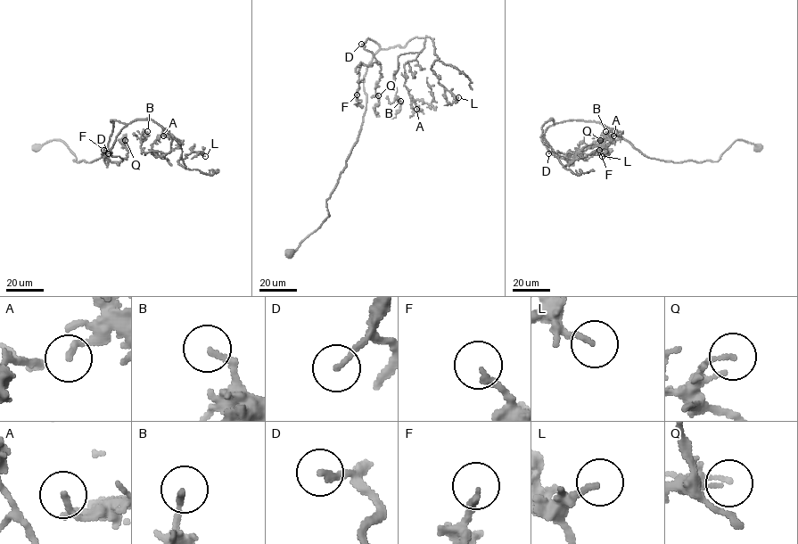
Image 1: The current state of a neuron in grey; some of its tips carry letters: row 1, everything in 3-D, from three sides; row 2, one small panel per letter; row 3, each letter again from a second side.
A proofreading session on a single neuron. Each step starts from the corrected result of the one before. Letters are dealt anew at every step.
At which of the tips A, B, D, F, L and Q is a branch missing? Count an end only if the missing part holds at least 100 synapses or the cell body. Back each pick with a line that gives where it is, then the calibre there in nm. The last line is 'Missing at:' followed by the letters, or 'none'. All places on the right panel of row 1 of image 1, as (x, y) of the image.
D: at (548, 153); 190 nm thick
Missing at: D

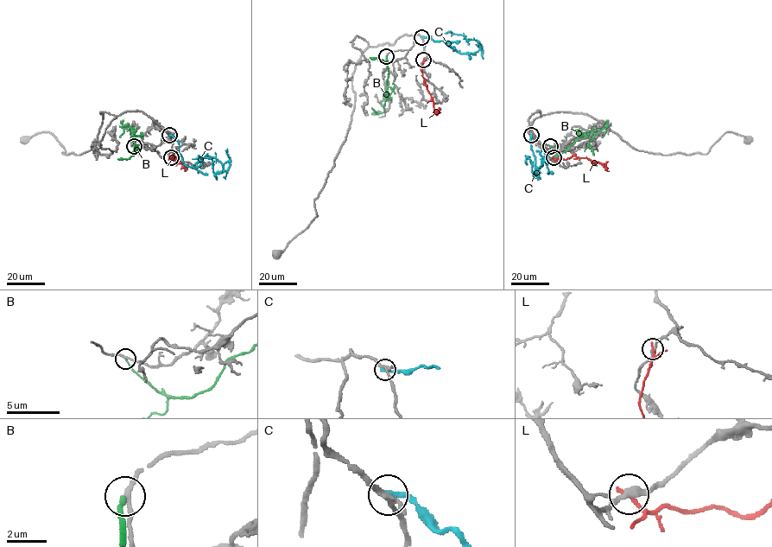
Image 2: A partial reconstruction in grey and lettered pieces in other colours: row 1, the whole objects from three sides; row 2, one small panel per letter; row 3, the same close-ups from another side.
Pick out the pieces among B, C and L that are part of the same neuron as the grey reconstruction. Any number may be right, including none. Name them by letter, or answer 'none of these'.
none of these

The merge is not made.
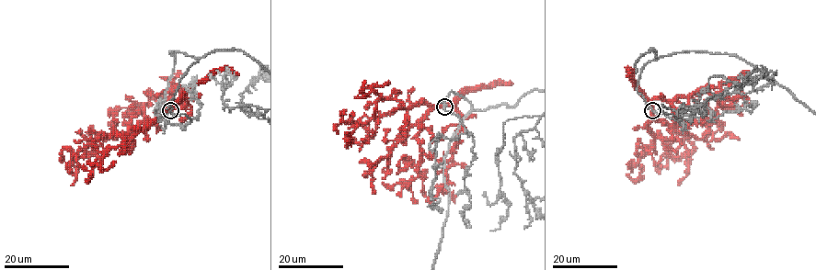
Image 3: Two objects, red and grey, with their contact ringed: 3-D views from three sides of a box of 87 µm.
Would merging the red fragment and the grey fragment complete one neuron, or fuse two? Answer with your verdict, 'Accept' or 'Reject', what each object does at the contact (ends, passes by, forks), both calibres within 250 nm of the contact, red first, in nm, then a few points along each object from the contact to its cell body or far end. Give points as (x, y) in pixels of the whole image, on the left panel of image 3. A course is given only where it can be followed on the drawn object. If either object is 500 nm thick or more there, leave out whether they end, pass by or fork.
Reject. Thickness 650 nm (red) against 200 nm. Course of red: (169, 110), (132, 136), (109, 133), (96, 140), (85, 149), (82, 155), (73, 158), (74, 181), (70, 185)

